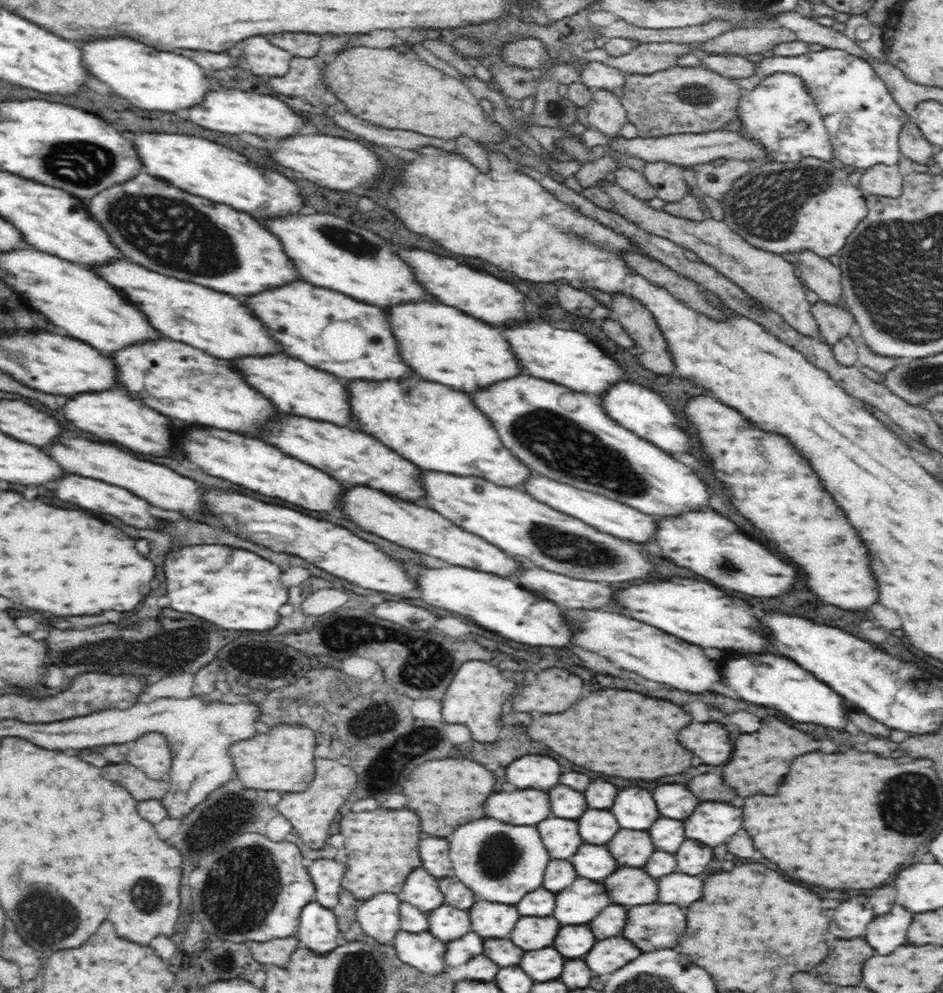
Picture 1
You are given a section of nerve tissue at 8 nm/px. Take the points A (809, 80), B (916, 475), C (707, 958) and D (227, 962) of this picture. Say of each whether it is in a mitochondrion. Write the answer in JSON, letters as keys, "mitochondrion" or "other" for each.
{"A":"other","B":"other","C":"other","D":"mitochondrion"}

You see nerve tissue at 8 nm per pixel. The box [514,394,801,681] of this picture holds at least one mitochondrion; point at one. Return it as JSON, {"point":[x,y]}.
{"point":[581,551]}

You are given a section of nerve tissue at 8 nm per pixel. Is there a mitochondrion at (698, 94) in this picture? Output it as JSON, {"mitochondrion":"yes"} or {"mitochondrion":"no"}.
{"mitochondrion":"yes"}

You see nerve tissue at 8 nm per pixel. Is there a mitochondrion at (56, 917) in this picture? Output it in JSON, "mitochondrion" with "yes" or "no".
{"mitochondrion":"yes"}

